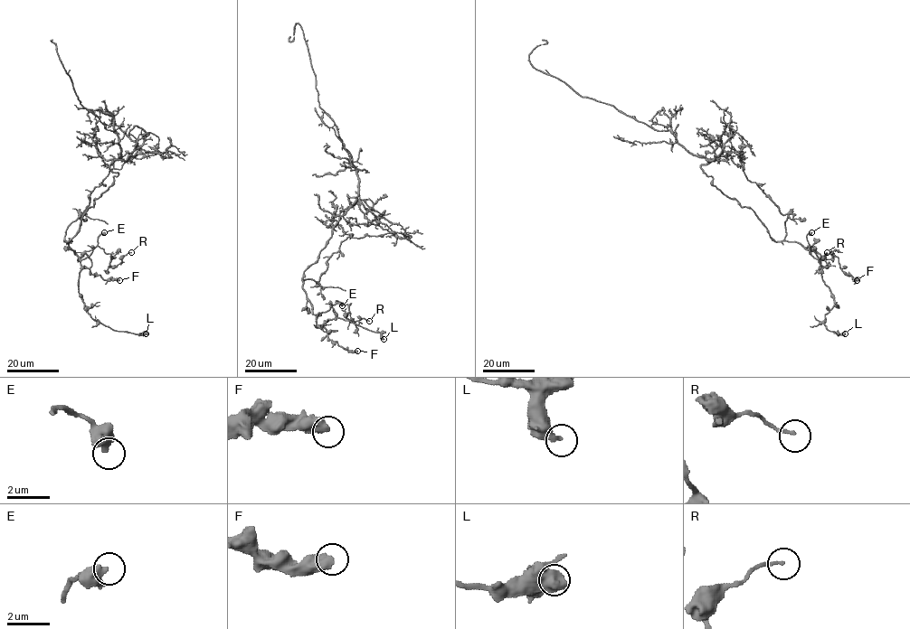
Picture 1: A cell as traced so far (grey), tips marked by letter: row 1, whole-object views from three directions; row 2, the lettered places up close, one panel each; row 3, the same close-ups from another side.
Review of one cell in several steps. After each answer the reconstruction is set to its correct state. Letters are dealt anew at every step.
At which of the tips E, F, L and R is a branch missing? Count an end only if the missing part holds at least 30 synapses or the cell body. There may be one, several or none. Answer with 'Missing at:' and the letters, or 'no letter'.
Missing at: no letter

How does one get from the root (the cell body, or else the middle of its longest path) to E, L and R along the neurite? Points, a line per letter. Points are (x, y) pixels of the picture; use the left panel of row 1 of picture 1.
E: (114, 176), (113, 183), (86, 211), (79, 231), (65, 241), (82, 259), (104, 232)
L: (114, 176), (86, 211), (79, 231), (65, 241), (80, 262), (79, 292), (90, 316), (113, 330), (146, 333)
R: (114, 176), (86, 211), (79, 231), (65, 241), (80, 259), (99, 247), (110, 255), (109, 266), (131, 252)

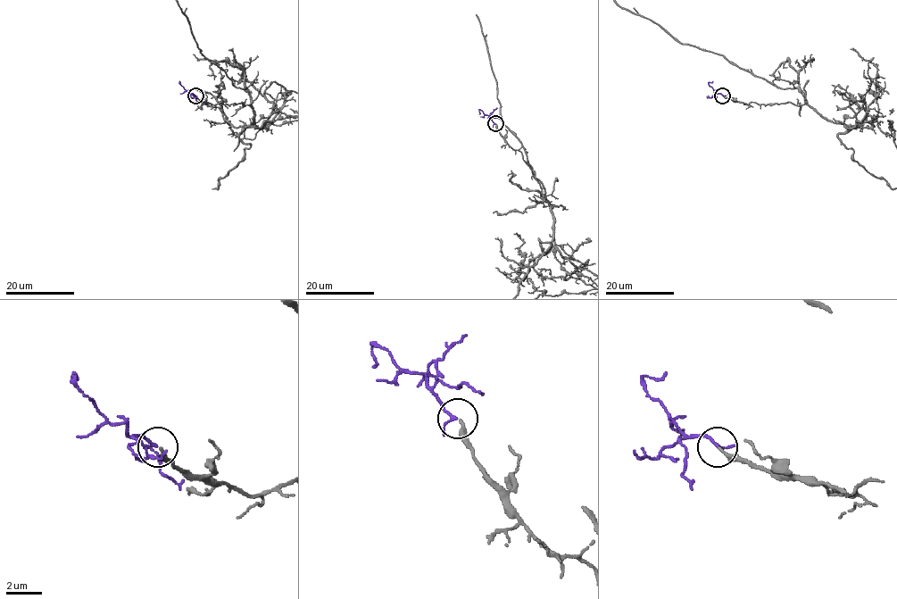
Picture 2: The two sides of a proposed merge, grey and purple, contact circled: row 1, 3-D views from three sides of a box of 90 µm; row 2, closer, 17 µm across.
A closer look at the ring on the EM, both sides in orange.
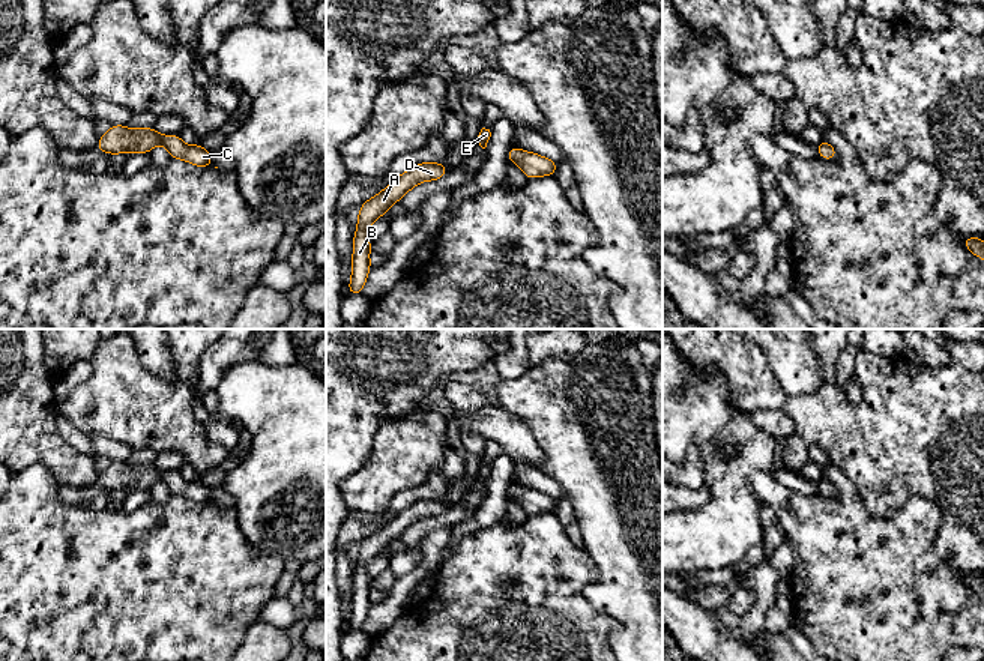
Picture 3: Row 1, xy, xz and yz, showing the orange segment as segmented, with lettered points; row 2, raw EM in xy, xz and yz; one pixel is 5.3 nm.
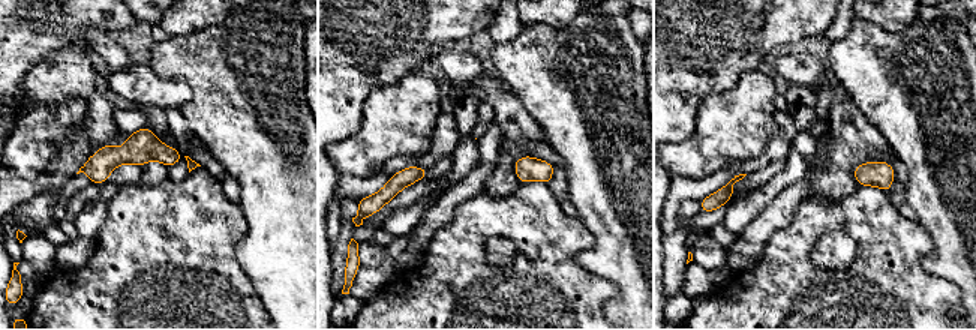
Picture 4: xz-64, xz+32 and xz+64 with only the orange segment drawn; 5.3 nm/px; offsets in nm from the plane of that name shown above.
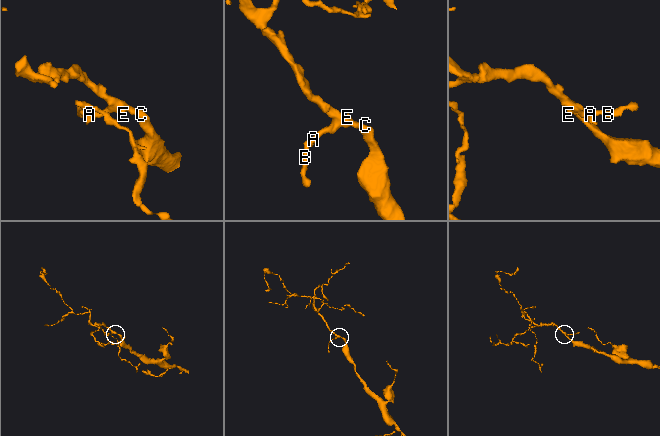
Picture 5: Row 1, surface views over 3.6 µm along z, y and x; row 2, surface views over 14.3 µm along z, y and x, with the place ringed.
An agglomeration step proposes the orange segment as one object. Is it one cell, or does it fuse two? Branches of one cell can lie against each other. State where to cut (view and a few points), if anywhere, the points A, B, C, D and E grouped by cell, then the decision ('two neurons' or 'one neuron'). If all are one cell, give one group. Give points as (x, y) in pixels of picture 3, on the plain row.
no cut | A B C D E | one neuron

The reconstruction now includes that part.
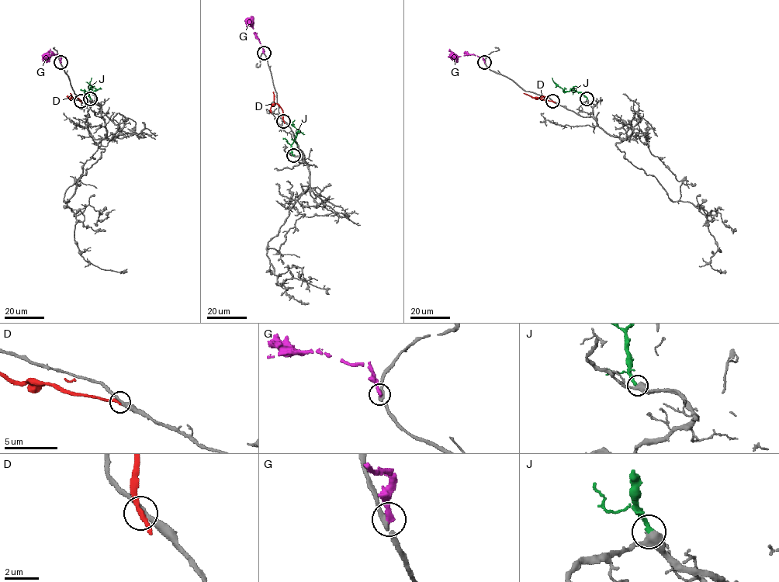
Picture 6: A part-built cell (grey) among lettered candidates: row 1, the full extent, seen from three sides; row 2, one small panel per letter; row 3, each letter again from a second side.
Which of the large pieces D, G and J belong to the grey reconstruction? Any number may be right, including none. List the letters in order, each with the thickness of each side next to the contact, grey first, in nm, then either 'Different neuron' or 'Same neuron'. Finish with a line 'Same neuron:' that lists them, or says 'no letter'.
D: Thickness 240 nm (grey) against 260 nm. Different neuron
G: Thickness 280 nm (grey) against 340 nm. Different neuron
J: Thickness 460 nm (grey) against 320 nm. Same neuron
Same neuron: J

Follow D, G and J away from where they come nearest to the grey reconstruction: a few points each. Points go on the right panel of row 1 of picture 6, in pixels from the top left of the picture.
D: (552, 102), (524, 93)
G: (484, 62), (482, 57), (475, 54), (458, 56), (450, 49)
J: (586, 98), (573, 88), (565, 91), (552, 77)

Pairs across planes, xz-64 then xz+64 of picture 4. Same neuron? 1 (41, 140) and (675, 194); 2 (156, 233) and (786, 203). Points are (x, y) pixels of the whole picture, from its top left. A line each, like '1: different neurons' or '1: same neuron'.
1: different neurons
2: different neurons

